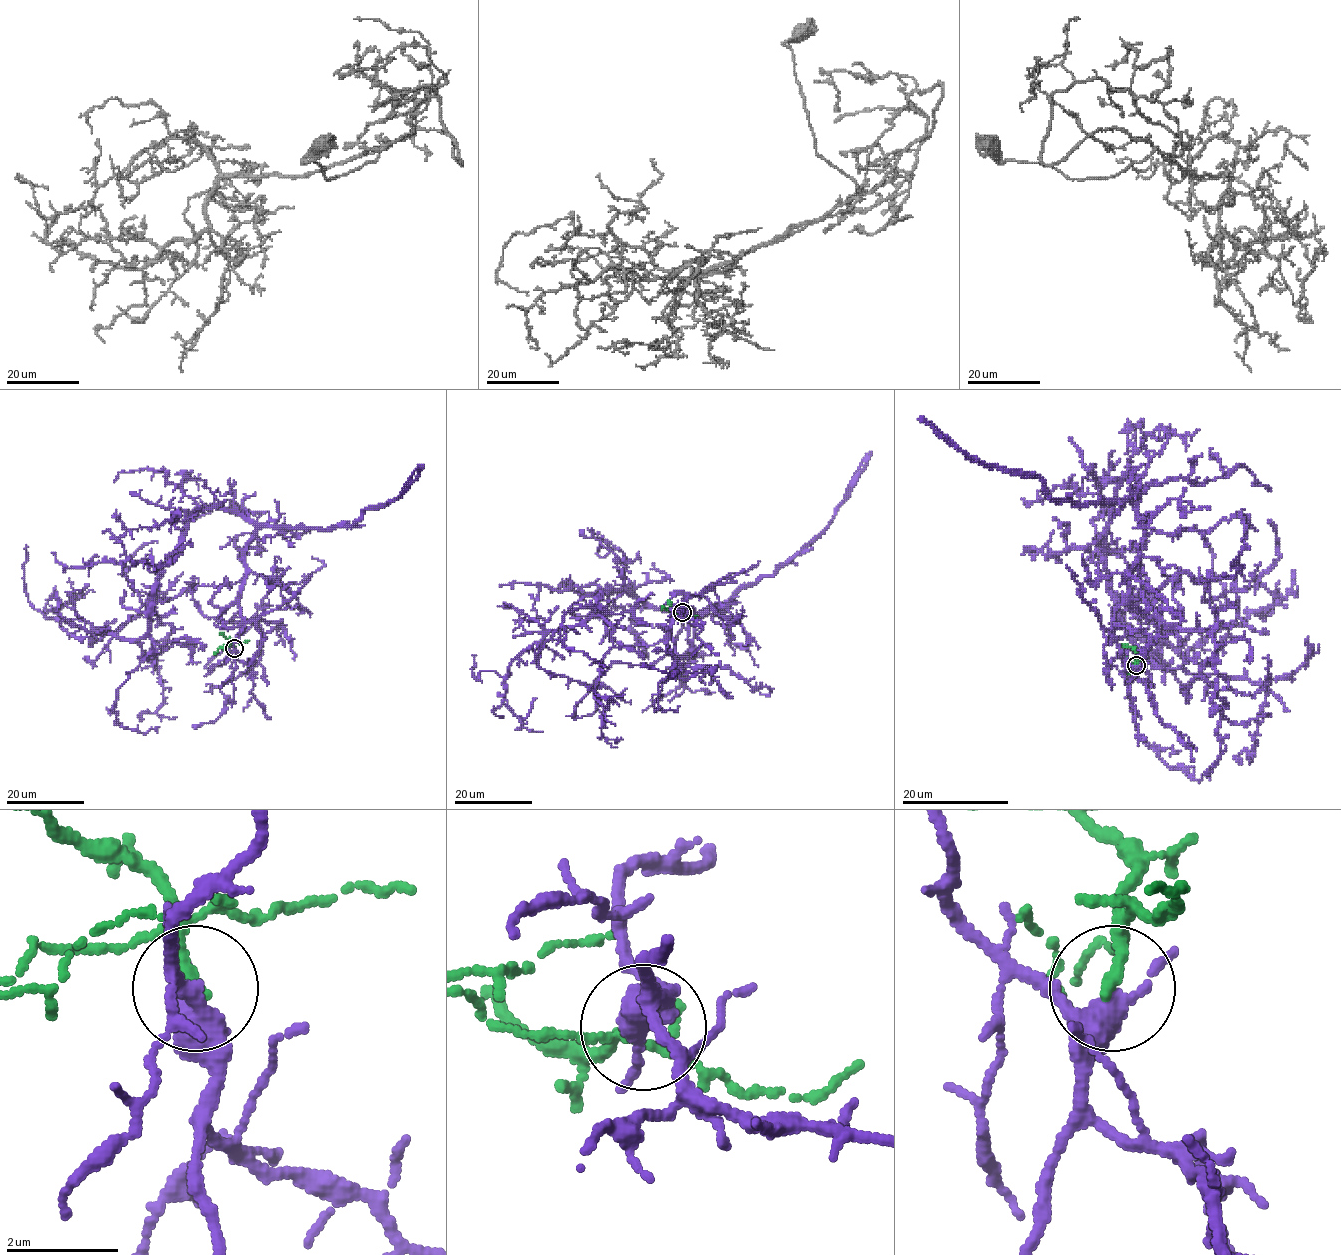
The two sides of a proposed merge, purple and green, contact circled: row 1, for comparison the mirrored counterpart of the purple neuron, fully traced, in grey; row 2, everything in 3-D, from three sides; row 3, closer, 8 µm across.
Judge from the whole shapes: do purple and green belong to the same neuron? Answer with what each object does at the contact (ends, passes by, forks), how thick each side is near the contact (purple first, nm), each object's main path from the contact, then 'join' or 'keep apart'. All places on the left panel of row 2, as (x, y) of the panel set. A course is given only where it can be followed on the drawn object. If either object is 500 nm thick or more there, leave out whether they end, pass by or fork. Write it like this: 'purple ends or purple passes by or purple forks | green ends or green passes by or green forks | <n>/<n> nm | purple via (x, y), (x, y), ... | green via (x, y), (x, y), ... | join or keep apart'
purple forks | green ends | 360/260 nm | purple via (234, 648), (254, 525), (237, 513), (196, 513), (137, 640), (100, 628), (75, 638), (33, 608), (27, 546) | green via (235, 648), (234, 643), (220, 632) | keep apart

